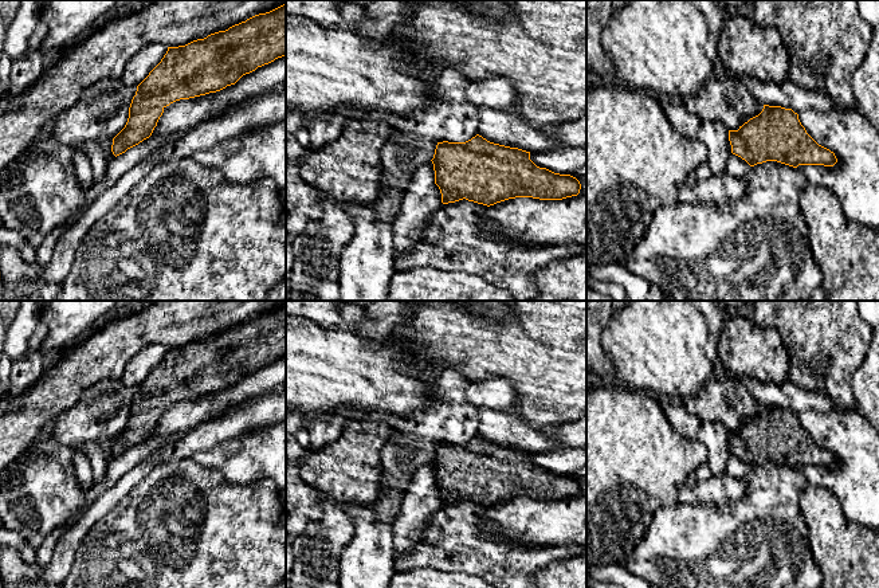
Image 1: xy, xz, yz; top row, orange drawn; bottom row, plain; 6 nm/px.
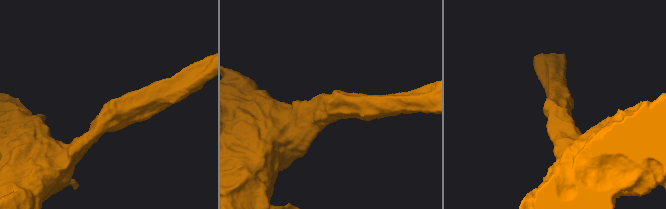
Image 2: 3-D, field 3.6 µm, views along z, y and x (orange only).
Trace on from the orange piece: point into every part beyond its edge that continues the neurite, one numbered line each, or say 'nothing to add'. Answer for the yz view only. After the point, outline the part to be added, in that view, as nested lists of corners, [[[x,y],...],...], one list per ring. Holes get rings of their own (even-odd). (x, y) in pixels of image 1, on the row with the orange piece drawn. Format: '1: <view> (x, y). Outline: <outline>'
nothing to add

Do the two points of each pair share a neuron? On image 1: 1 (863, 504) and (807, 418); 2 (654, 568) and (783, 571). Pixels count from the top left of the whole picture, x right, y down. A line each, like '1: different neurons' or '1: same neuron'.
1: same neuron
2: same neuron

